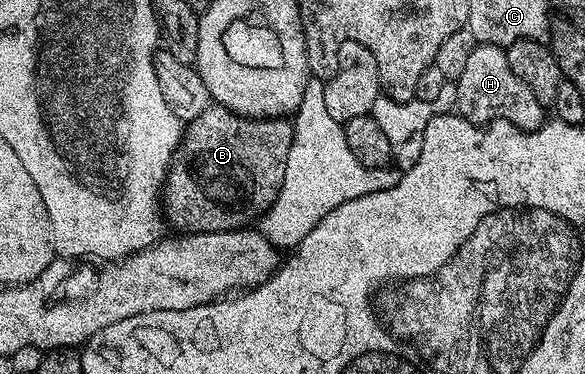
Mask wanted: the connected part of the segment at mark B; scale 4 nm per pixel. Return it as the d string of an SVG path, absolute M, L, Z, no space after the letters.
M210 104L197 119L186 122L183 135L180 137L175 153L170 158L170 164L165 170L165 180L161 186L161 205L165 210L165 217L176 225L176 230L183 233L227 233L230 229L241 229L250 226L251 221L262 218L271 209L271 205L277 199L277 195L283 186L285 179L285 167L289 159L289 151L295 144L295 126L287 119L256 119L254 117L242 117L233 111L229 111L224 105Z

